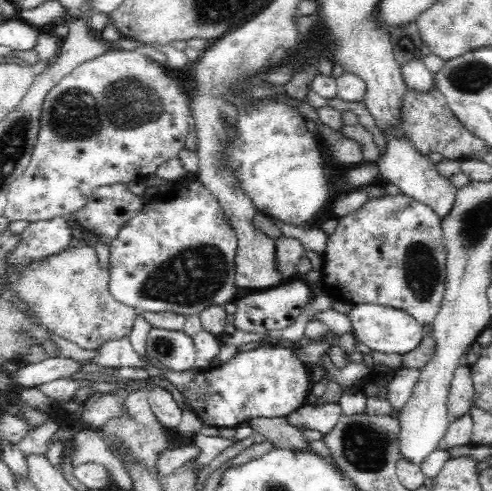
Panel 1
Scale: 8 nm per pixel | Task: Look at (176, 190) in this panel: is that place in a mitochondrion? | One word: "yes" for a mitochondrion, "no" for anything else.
no

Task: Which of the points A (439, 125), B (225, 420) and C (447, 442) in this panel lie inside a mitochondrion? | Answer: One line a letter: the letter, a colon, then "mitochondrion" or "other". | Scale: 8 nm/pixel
A: other
B: other
C: other

